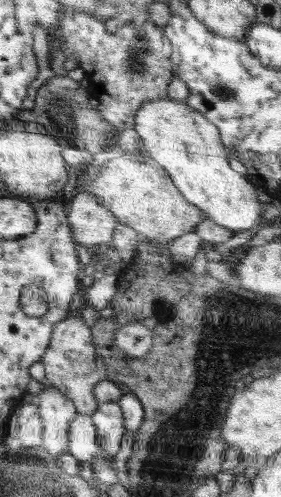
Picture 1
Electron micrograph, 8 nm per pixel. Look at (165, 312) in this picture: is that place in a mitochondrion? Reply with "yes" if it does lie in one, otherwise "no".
yes

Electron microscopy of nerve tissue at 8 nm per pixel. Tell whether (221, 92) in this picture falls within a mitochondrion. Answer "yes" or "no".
yes

